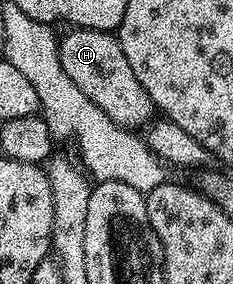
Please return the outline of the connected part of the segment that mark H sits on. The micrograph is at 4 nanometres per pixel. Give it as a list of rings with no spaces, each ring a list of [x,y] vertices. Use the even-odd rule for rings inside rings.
[[[88,29],[66,31],[69,32],[60,36],[57,48],[59,49],[59,61],[63,65],[67,77],[71,77],[71,81],[75,81],[75,85],[79,85],[79,89],[83,89],[86,97],[96,107],[103,109],[103,113],[107,113],[107,117],[111,117],[111,121],[115,121],[126,129],[144,128],[154,118],[155,108],[147,89],[143,89],[143,85],[139,85],[139,77],[135,77],[135,73],[131,70],[131,64],[127,62],[127,56],[123,54],[123,45],[119,45],[116,34],[112,31],[91,31]]]

